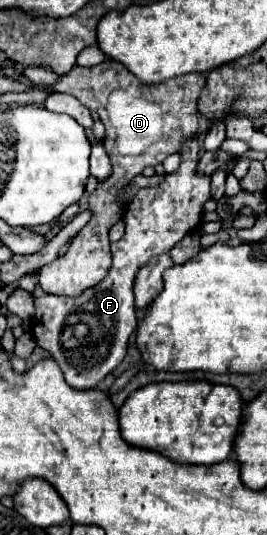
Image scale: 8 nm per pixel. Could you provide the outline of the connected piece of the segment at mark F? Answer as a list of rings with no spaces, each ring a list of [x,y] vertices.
[[[196,138],[189,140],[180,150],[182,164],[176,172],[168,174],[156,188],[140,188],[124,214],[124,224],[126,224],[126,234],[122,240],[112,244],[112,266],[110,272],[102,282],[98,282],[94,288],[88,288],[80,296],[54,296],[54,294],[44,294],[34,300],[36,314],[32,318],[32,334],[36,342],[50,352],[50,356],[58,362],[66,382],[72,388],[86,390],[94,388],[106,374],[110,374],[126,356],[126,346],[128,338],[134,332],[138,324],[138,312],[134,304],[134,280],[136,274],[146,262],[162,252],[168,252],[174,244],[178,244],[186,234],[194,232],[202,224],[202,214],[204,214],[204,204],[212,198],[210,194],[210,176],[196,176],[196,166],[199,160],[199,143]]]

